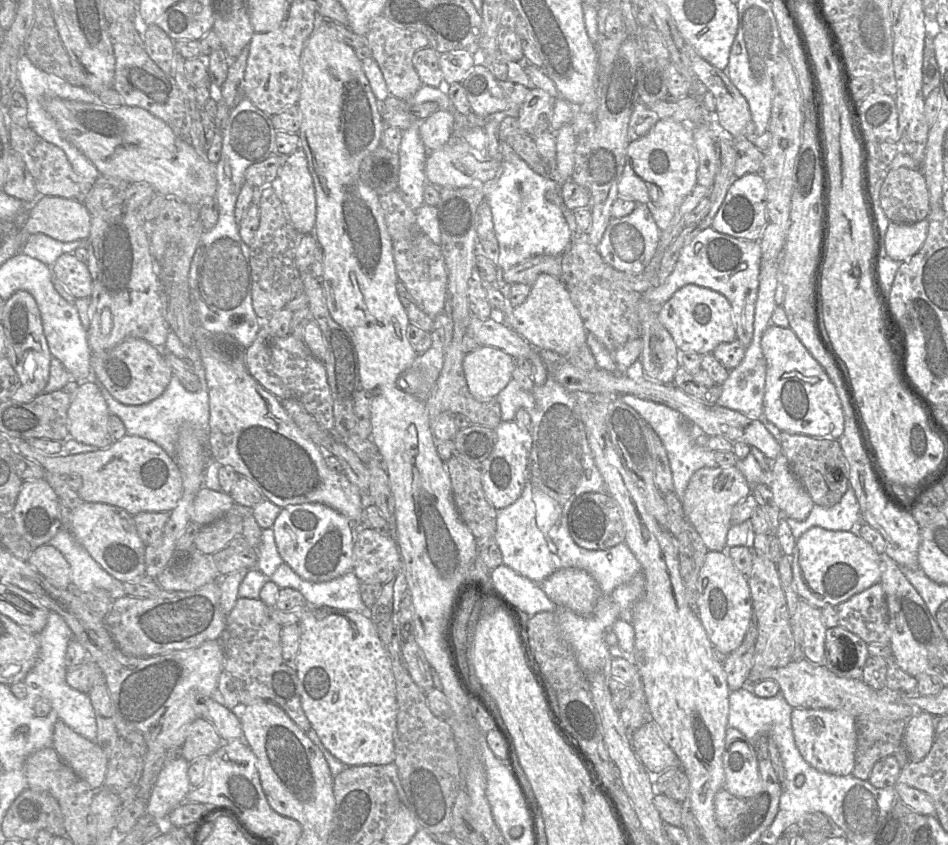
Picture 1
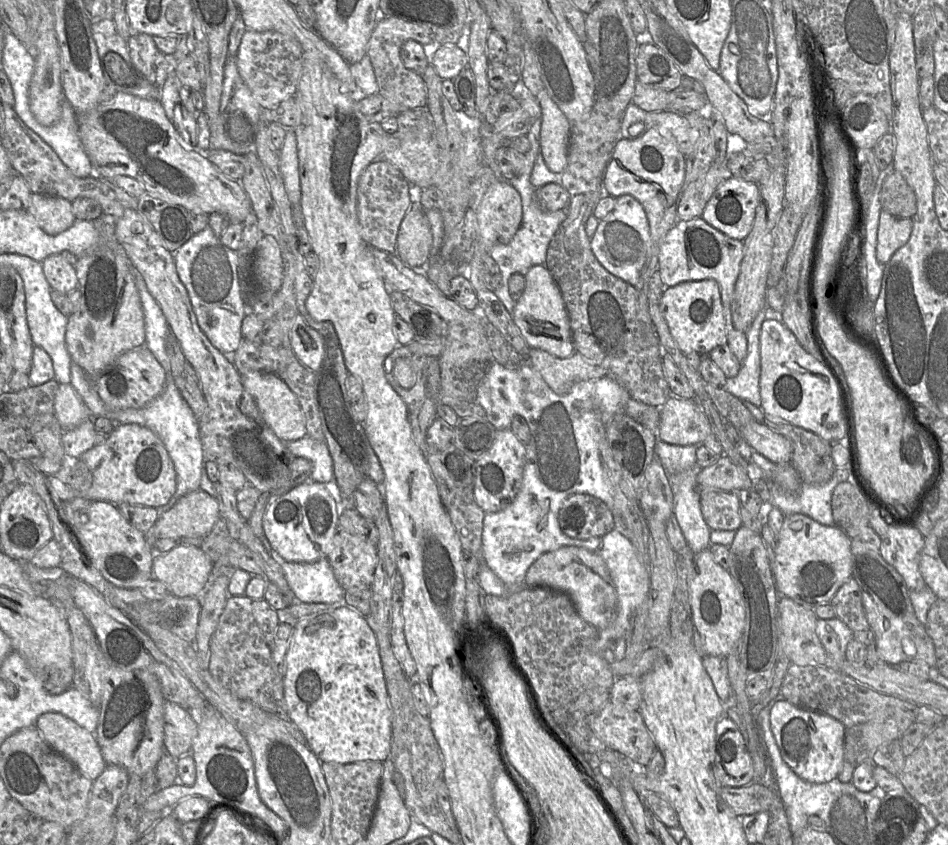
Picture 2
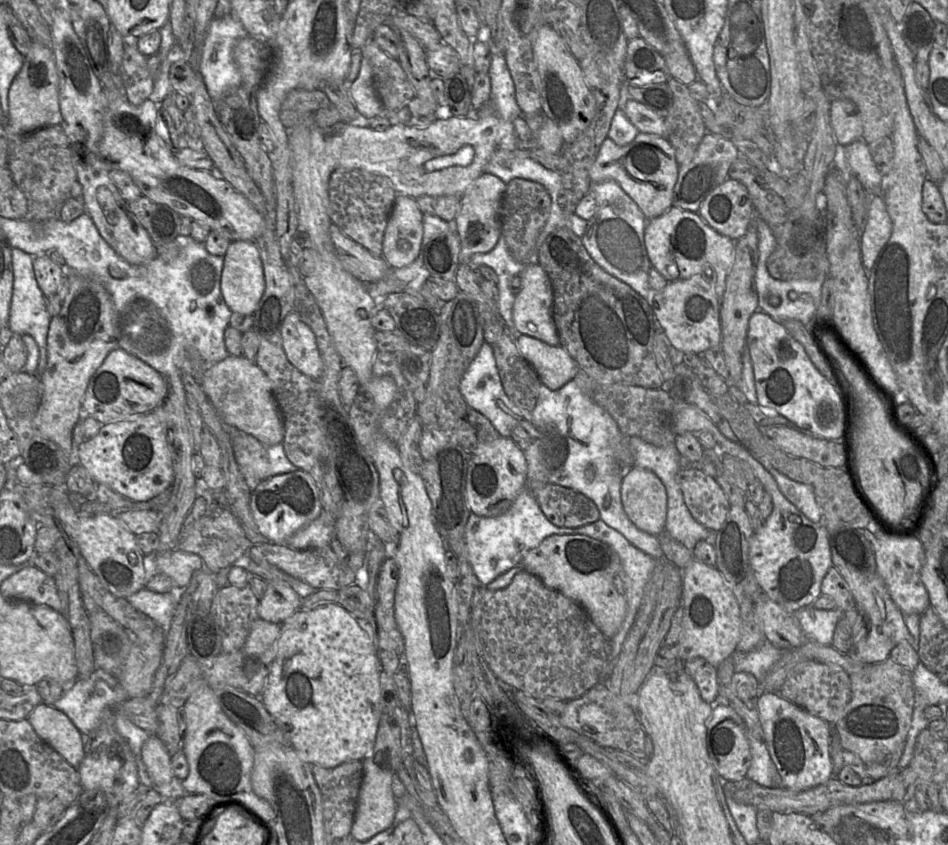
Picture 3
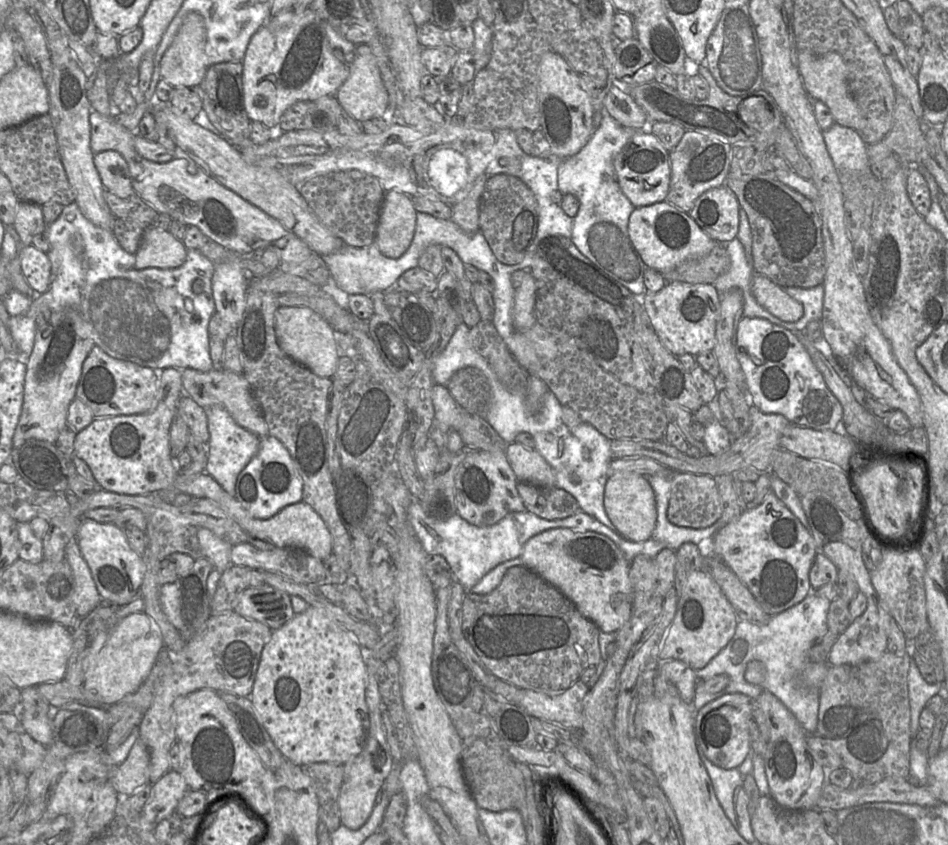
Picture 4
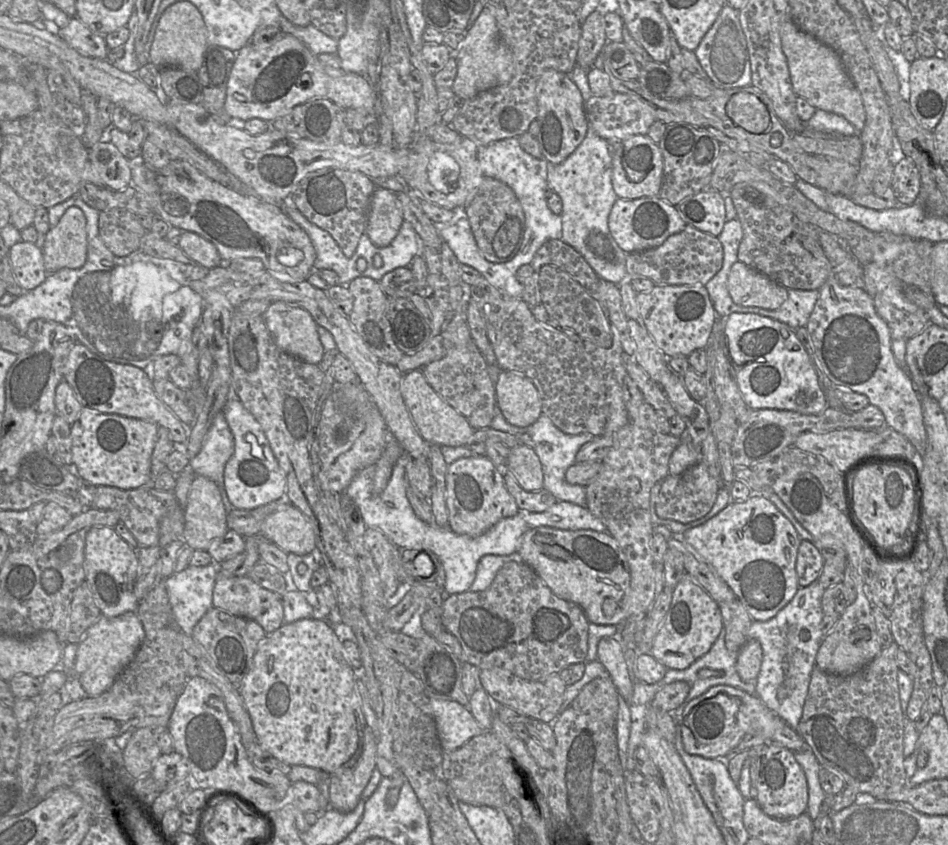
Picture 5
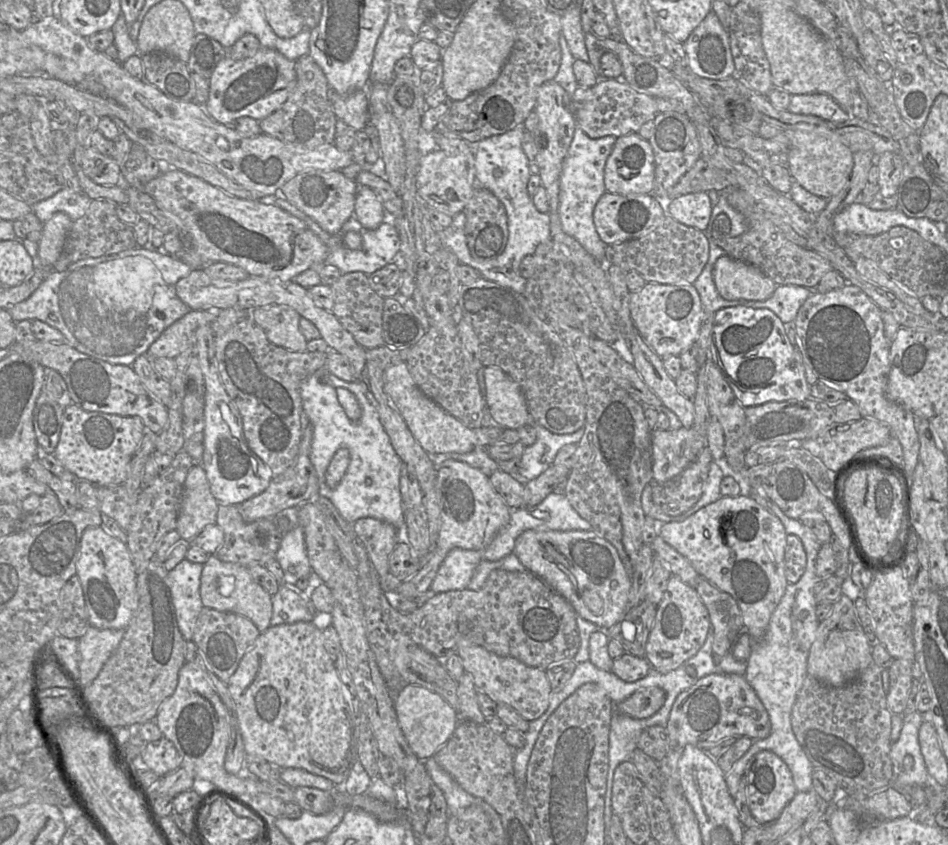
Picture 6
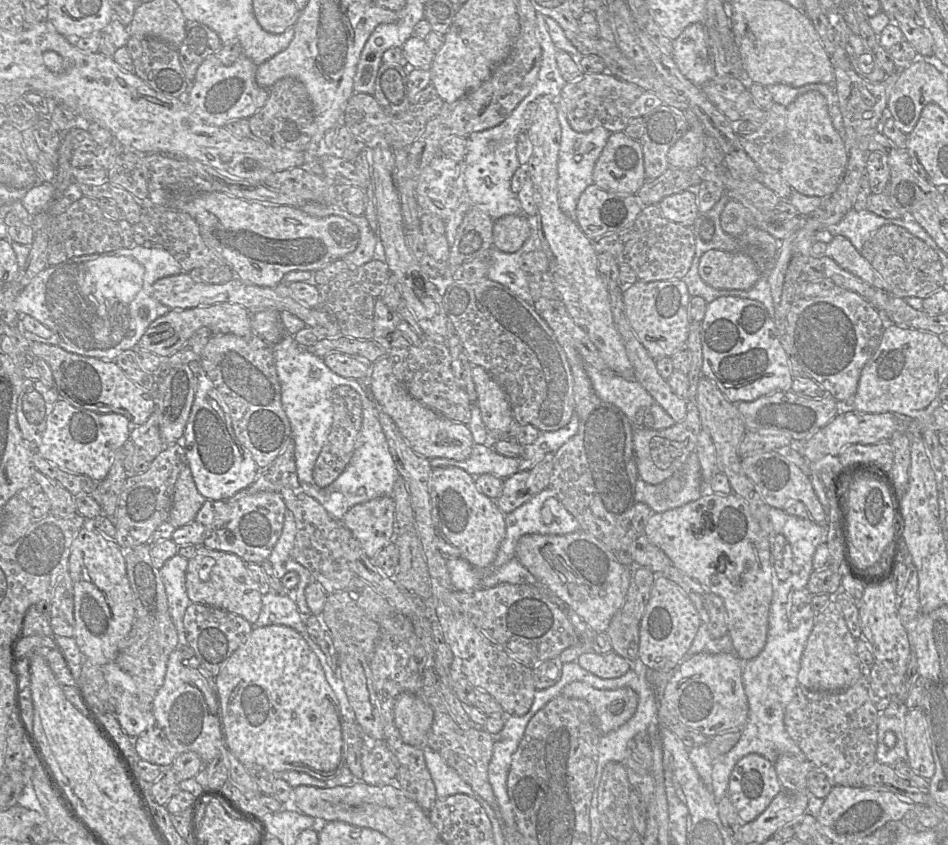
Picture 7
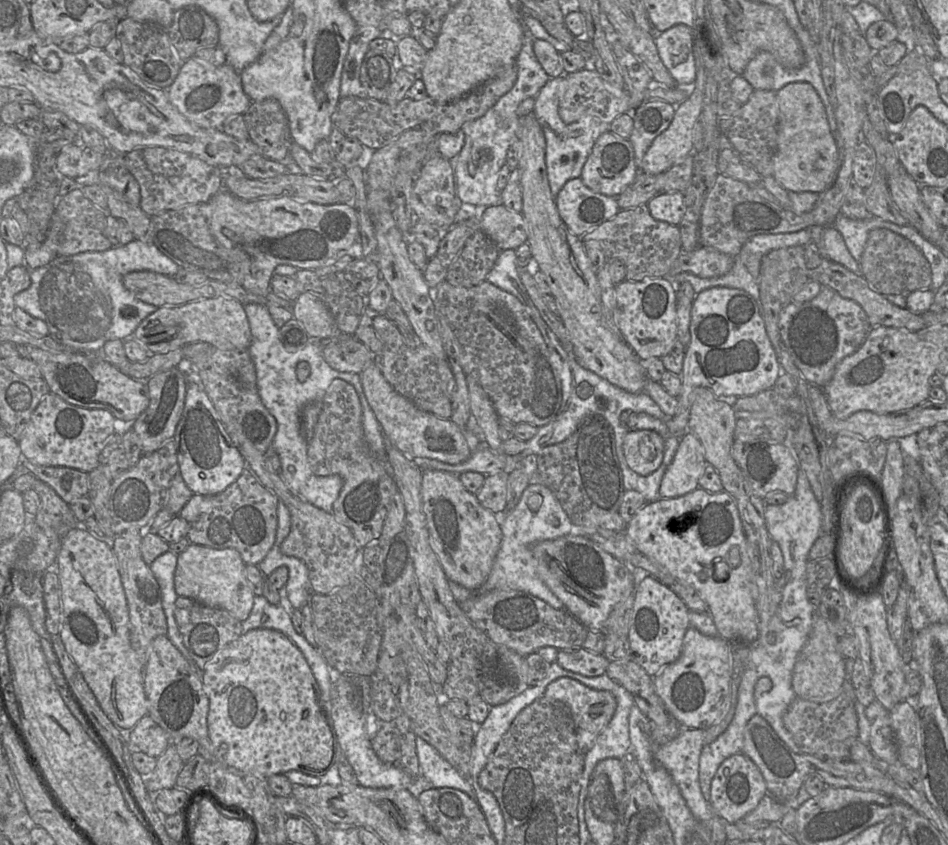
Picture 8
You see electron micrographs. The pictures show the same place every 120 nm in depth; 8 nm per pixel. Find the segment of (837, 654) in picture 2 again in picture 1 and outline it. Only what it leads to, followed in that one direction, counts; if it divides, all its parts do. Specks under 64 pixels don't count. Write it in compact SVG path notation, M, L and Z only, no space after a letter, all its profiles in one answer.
M838 625L827 628L824 665L839 677L862 680L869 657L867 643L858 635Z

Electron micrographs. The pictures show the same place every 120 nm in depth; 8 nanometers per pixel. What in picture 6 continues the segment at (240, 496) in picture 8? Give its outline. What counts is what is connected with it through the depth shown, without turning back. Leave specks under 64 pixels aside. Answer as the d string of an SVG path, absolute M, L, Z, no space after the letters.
M219 504L215 524L222 529L224 540L214 555L222 561L246 567L254 564L264 565L268 559L275 557L284 537L277 518L264 518L248 523L243 520L236 505Z

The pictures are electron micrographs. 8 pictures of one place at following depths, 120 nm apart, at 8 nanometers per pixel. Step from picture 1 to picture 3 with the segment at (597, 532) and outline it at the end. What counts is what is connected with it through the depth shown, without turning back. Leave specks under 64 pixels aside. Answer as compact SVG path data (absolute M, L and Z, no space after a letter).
M528 482L526 488L533 494L546 518L555 526L578 528L600 519L599 510L595 503L574 489L555 484L545 484L541 487L534 487L534 489L532 489L529 488Z

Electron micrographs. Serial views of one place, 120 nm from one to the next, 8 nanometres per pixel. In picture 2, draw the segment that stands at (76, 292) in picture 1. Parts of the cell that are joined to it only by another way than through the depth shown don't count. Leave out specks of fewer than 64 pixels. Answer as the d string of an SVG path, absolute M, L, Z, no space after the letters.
M61 255L48 256L41 264L52 290L67 294L77 289L78 279L74 265Z

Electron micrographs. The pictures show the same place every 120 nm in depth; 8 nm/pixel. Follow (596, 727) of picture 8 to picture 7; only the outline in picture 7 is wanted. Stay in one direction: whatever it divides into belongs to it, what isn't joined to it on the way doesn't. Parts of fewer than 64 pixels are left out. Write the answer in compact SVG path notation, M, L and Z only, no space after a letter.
M579 681L567 684L561 695L585 700L593 710L601 734L616 730L626 723L638 705L638 695L631 688L600 690Z

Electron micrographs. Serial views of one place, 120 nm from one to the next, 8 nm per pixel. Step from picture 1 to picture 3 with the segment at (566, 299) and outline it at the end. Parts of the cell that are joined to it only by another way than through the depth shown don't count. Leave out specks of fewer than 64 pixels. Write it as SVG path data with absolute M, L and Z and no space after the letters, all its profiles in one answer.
M530 264L520 275L521 288L512 311L515 328L520 334L559 346L552 316L553 290L546 272L539 264Z

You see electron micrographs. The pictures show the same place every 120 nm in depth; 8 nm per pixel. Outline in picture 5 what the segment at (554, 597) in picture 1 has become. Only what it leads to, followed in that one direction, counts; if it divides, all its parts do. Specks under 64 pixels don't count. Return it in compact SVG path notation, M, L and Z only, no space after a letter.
M537 527L522 536L517 553L553 593L578 605L589 623L611 626L624 623L621 605L627 595L631 576L619 543L609 533Z

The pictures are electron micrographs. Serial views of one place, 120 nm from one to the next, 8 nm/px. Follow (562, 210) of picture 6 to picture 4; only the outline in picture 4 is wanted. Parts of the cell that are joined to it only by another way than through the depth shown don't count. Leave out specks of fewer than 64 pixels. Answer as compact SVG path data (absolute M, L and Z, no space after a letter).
M605 114L587 144L577 154L558 164L558 191L564 195L573 195L579 201L579 211L573 219L570 238L577 249L629 289L642 304L648 293L644 285L644 273L650 268L643 262L629 238L629 218L636 208L622 193L614 170L616 156L632 137L628 129Z

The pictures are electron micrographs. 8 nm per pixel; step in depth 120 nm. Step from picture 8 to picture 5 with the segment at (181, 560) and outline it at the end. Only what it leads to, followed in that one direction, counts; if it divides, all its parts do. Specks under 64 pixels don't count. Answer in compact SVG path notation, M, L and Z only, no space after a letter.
M218 564L218 575L212 600L214 608L221 609L235 616L254 620L264 629L266 634L271 634L283 626L284 609L281 595L261 587L248 576L223 575L220 570L221 565Z

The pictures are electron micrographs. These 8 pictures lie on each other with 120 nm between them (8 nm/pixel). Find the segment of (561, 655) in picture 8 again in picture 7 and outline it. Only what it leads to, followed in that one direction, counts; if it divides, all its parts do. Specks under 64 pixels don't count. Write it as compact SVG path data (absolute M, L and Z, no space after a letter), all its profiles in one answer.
M592 650L584 651L576 662L583 669L603 679L621 677L631 670L634 664L613 651L598 654Z

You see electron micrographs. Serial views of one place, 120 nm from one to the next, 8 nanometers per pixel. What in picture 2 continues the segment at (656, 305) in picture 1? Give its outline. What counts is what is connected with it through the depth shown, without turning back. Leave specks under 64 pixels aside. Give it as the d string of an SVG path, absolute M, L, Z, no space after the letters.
M698 217L689 221L678 220L664 237L658 255L658 271L665 287L687 281L713 279L720 287L721 302L727 332L727 345L734 356L742 363L747 354L746 331L735 327L732 316L732 298L735 283L740 273L744 255L743 241L728 237Z

